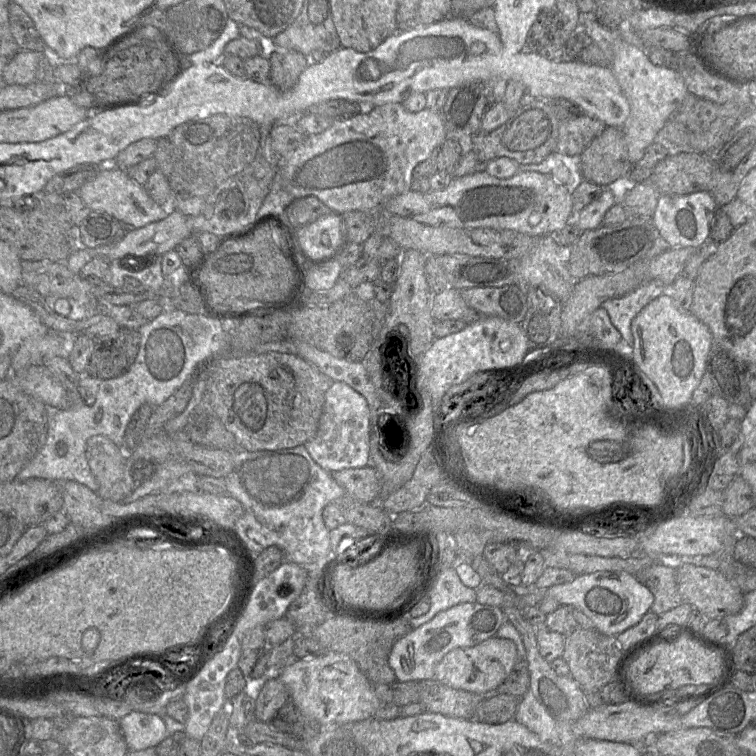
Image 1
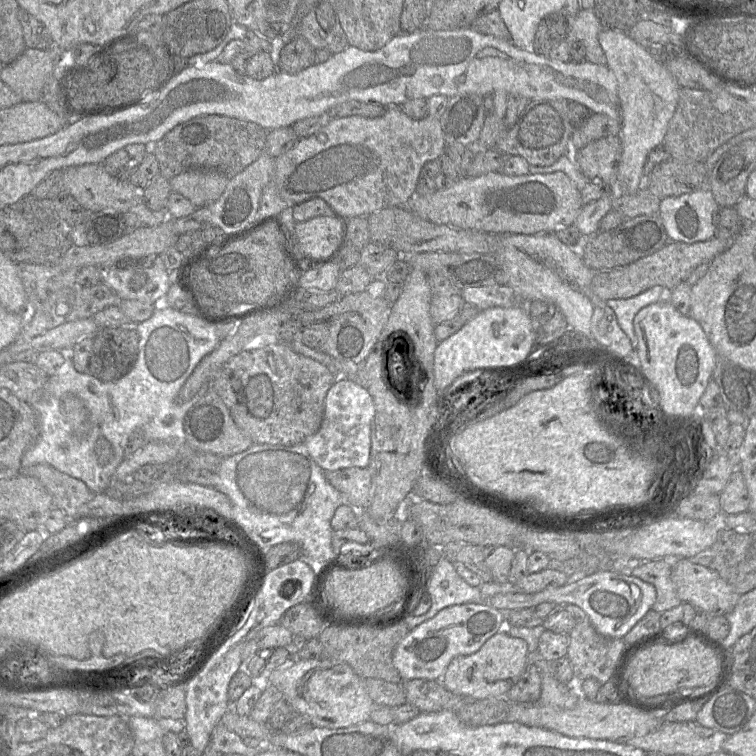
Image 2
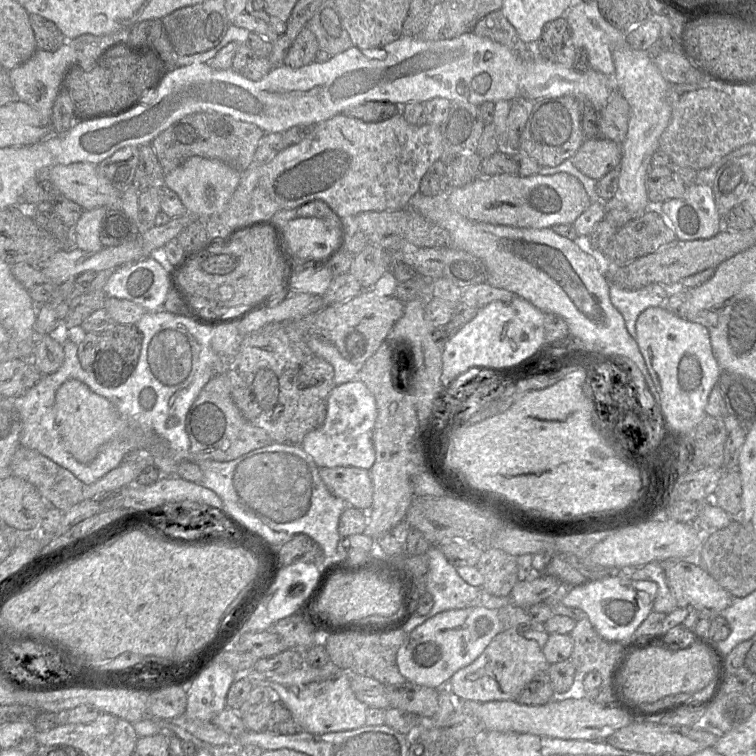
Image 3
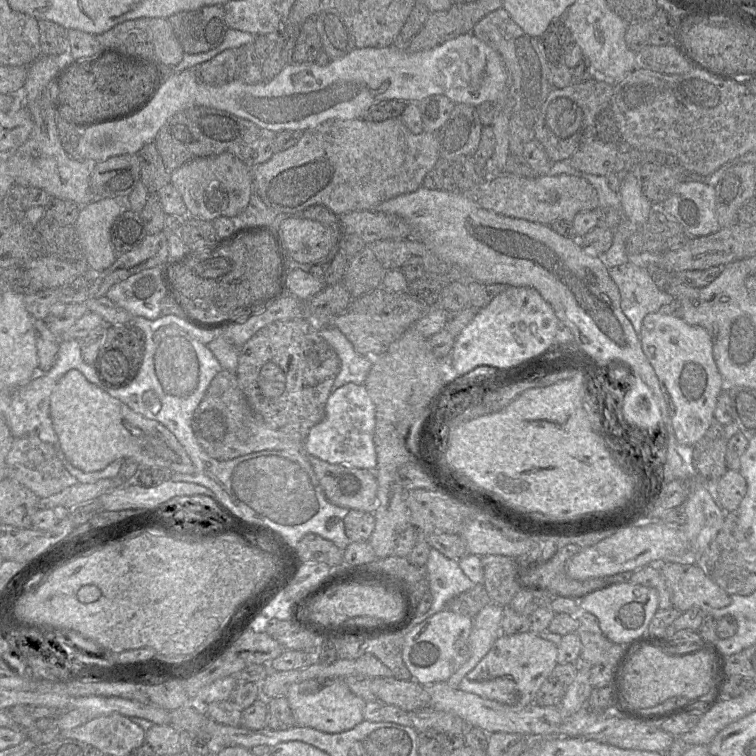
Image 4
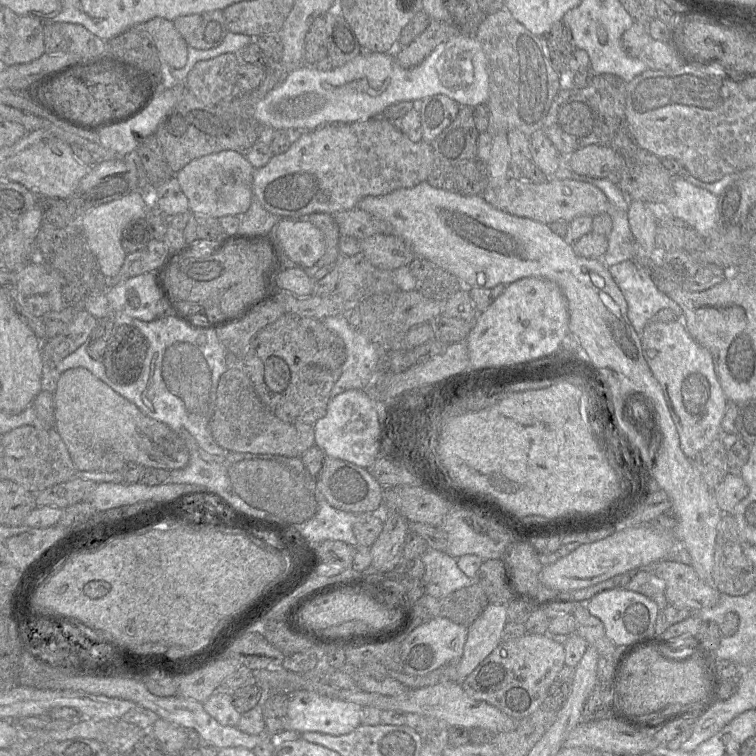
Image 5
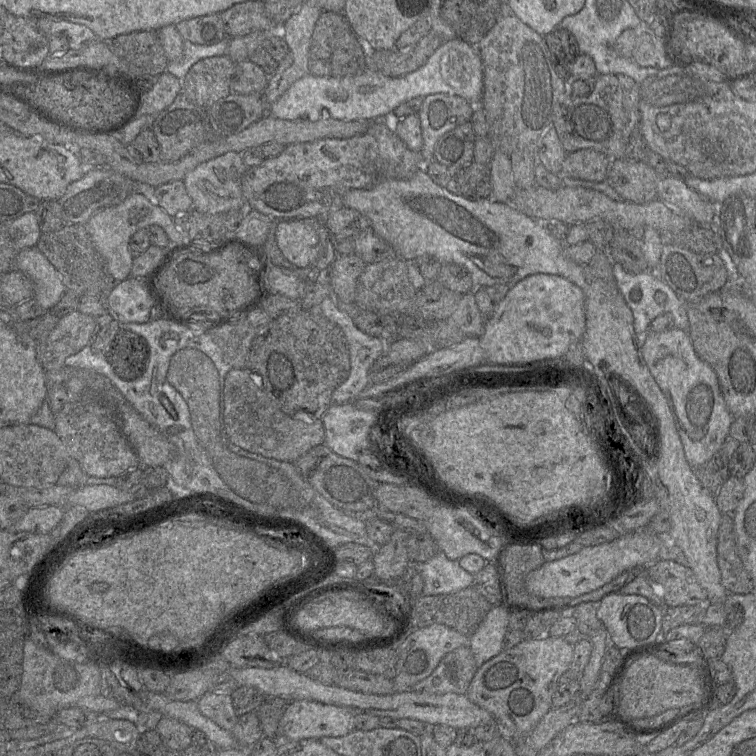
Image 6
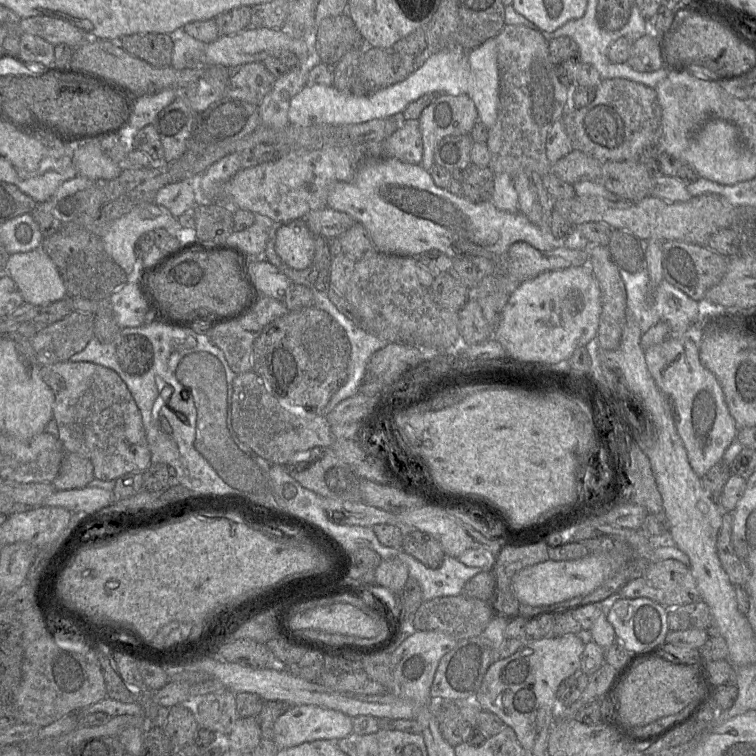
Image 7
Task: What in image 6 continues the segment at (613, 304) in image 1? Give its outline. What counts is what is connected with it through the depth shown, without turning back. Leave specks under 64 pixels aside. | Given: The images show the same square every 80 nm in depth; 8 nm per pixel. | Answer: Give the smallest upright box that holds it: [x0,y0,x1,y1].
[612,262,688,339]

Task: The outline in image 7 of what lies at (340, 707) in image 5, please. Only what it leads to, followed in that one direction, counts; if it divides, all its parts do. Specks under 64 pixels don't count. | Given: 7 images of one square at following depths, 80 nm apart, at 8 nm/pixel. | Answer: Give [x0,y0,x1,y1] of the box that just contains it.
[273,705,353,749]

